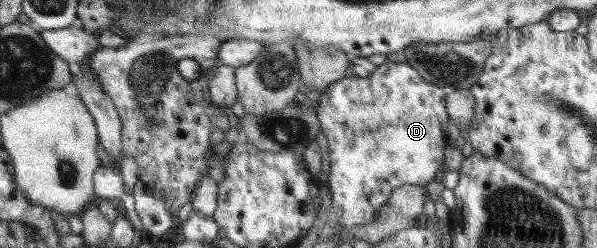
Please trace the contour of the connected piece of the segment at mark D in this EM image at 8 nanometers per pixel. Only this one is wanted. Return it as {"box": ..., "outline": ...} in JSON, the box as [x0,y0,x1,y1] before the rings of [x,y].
{"box":[315,61,451,230],"outline":[[[385,61],[368,78],[358,76],[346,76],[332,83],[326,90],[320,92],[320,102],[315,109],[317,119],[320,121],[321,130],[328,141],[328,154],[330,158],[329,188],[332,198],[333,216],[345,227],[351,230],[355,225],[369,224],[376,221],[376,213],[386,204],[390,194],[396,189],[405,185],[418,185],[425,187],[435,179],[438,170],[443,168],[445,160],[444,130],[446,123],[451,120],[445,109],[446,92],[435,84],[425,81],[408,63]]]}

